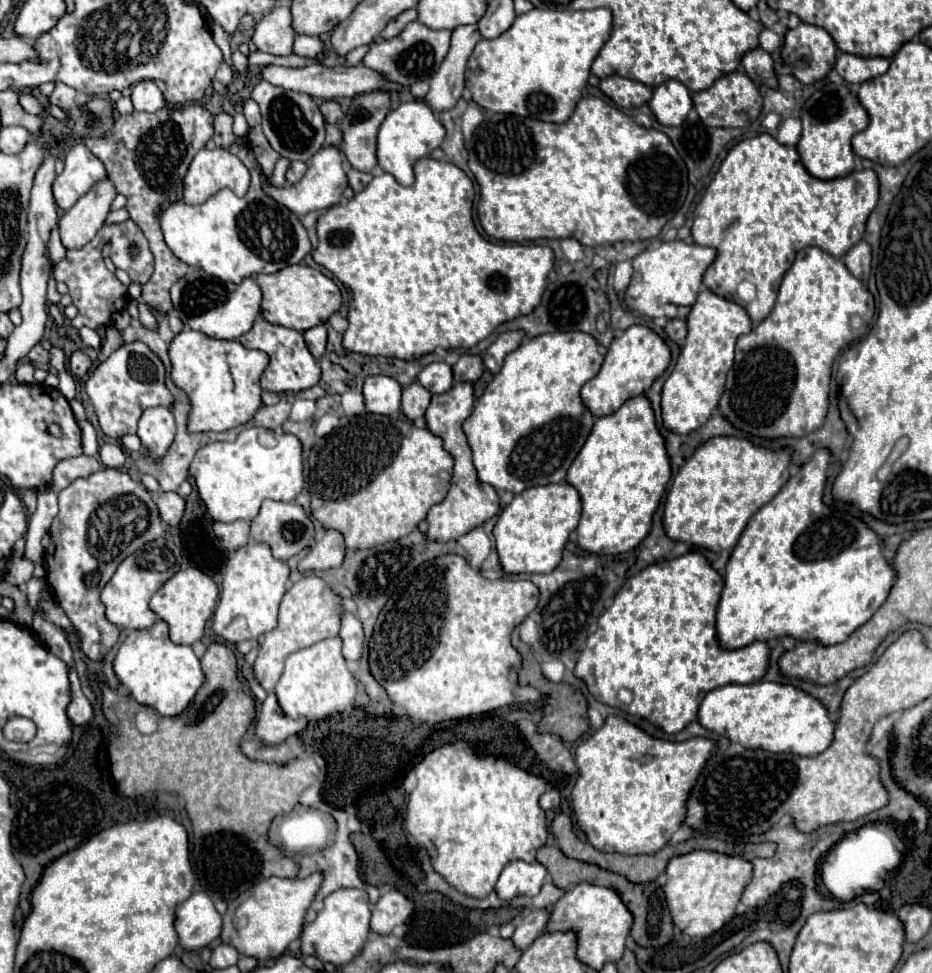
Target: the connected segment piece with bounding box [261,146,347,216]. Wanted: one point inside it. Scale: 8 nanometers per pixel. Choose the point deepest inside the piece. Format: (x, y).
(321, 187)

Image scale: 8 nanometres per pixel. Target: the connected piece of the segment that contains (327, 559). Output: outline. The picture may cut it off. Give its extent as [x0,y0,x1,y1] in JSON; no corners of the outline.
[299,530,345,572]

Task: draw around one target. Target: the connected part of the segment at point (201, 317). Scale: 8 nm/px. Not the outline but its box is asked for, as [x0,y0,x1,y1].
[171,266,261,340]

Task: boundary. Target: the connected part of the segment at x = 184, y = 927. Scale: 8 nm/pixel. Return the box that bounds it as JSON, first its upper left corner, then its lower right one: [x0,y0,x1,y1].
[175,892,221,950]

